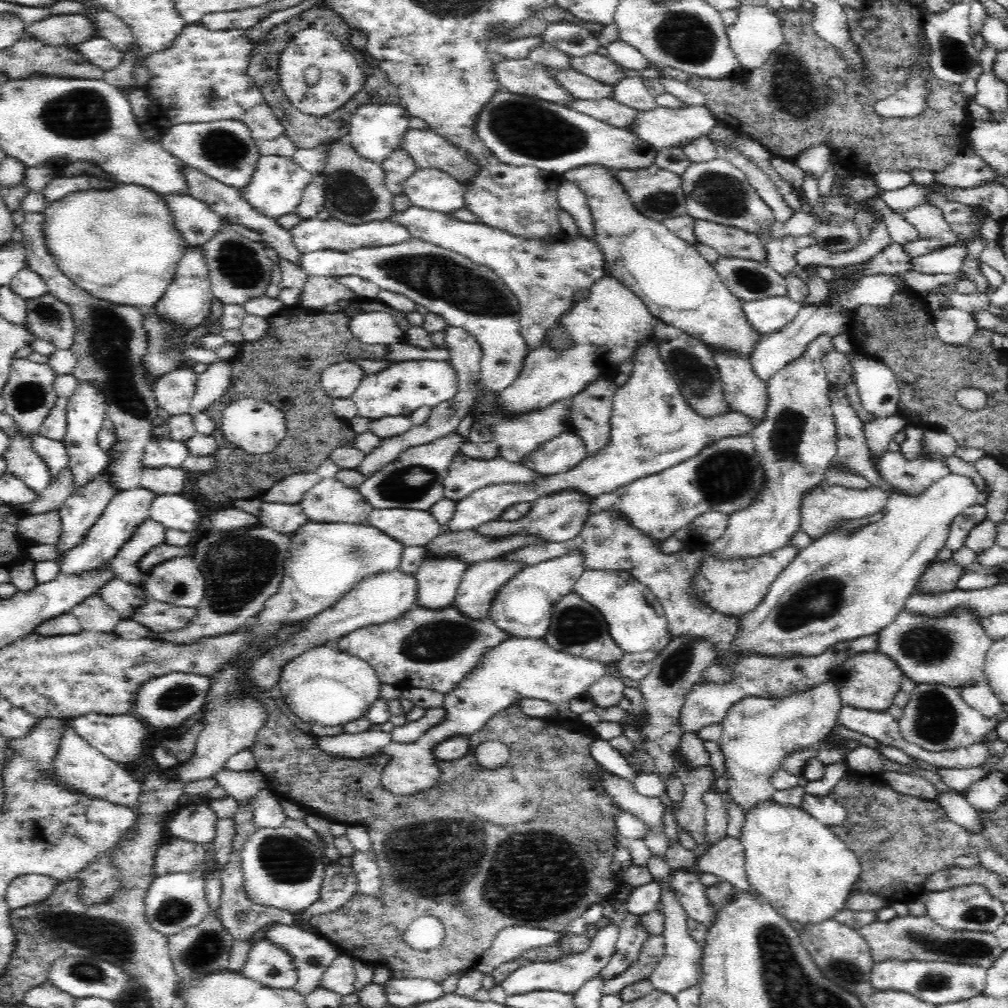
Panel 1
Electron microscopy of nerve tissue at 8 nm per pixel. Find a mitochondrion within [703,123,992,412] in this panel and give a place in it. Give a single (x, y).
(746, 278)

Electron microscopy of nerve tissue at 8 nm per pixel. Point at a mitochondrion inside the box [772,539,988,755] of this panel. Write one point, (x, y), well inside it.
(935, 718)

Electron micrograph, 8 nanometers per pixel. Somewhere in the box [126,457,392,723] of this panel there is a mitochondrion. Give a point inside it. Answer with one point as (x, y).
(222, 603)

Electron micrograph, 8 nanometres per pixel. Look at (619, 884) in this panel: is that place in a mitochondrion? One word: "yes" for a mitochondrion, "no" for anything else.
no

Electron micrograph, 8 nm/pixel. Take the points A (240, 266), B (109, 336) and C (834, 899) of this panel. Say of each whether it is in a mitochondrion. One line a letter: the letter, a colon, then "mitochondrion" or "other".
A: mitochondrion
B: mitochondrion
C: other

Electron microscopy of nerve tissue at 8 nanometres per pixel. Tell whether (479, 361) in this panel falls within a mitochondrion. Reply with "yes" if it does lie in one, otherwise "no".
no

